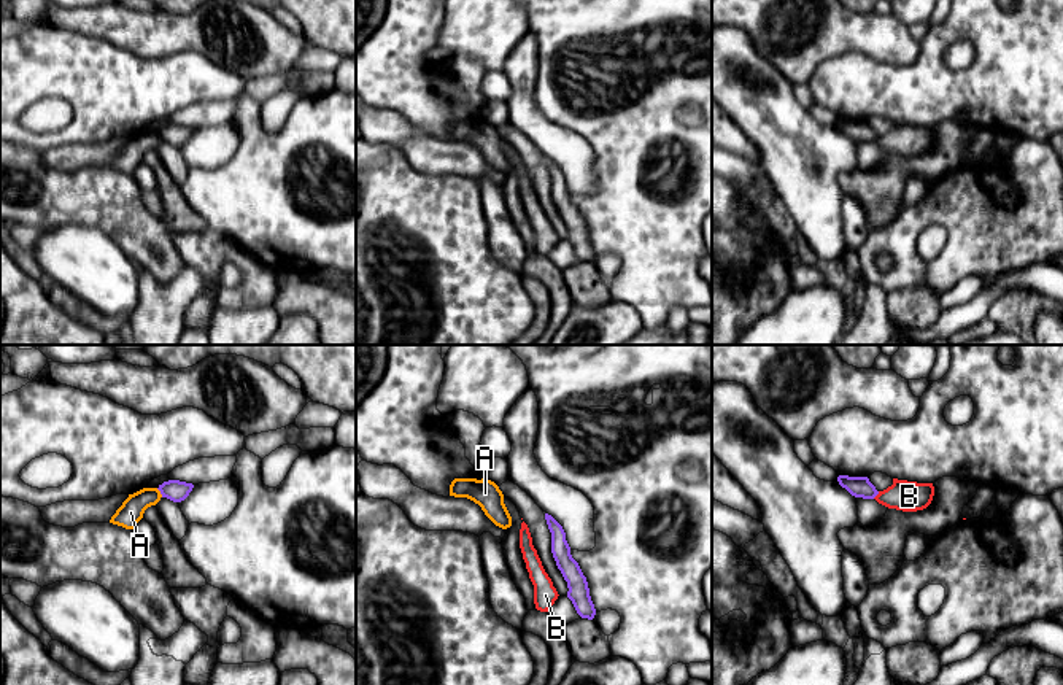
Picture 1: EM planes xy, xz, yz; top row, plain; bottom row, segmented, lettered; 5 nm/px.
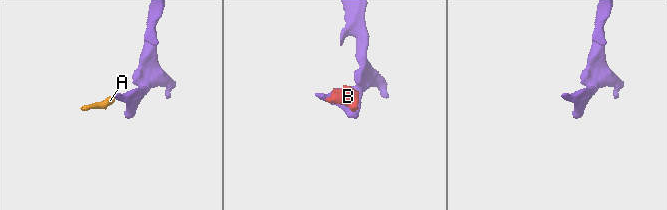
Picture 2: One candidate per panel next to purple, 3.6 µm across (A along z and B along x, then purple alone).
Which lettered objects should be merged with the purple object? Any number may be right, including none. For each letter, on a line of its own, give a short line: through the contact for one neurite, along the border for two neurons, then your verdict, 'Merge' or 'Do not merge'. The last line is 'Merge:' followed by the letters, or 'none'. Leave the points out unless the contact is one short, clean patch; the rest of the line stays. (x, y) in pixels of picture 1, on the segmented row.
A: Line: xy (156, 488), (162, 496). Do not merge
B: Do not merge
Merge: none

